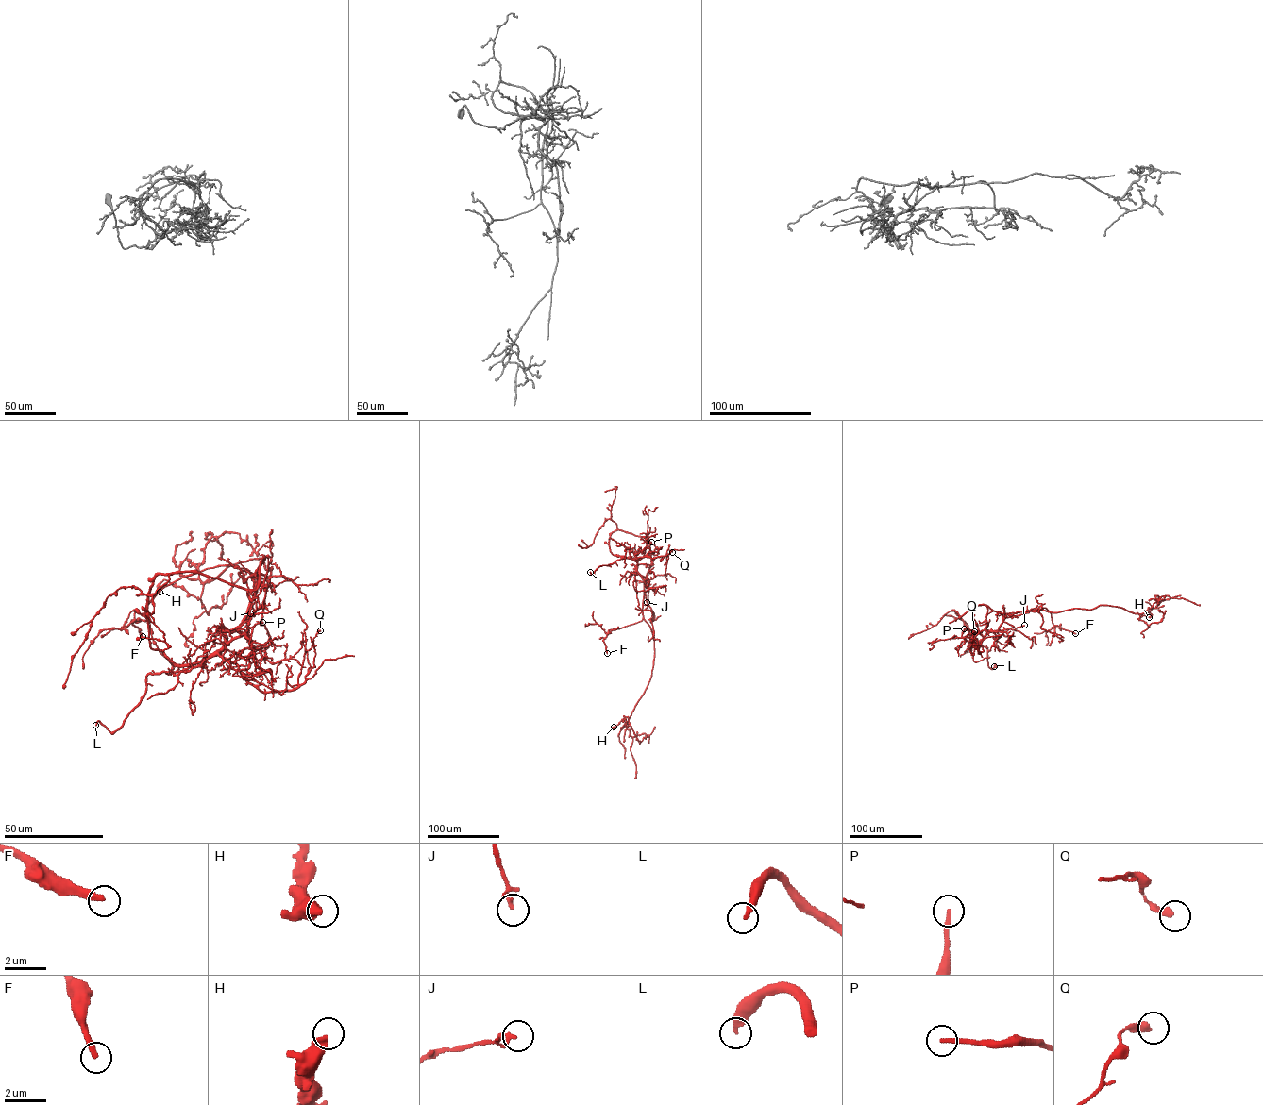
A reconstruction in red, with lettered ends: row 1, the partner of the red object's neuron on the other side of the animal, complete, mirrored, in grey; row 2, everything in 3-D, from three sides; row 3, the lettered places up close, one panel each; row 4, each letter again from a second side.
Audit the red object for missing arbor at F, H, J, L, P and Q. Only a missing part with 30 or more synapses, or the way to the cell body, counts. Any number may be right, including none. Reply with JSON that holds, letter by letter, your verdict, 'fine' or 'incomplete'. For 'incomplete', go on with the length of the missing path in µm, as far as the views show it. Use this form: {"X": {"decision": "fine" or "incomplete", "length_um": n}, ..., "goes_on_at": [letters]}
{"F": {"decision": "incomplete", "length_um": 50}, "H": {"decision": "fine"}, "J": {"decision": "fine"}, "L": {"decision": "incomplete", "length_um": 30}, "P": {"decision": "fine"}, "Q": {"decision": "fine"}, "goes_on_at": ["F", "L"]}

